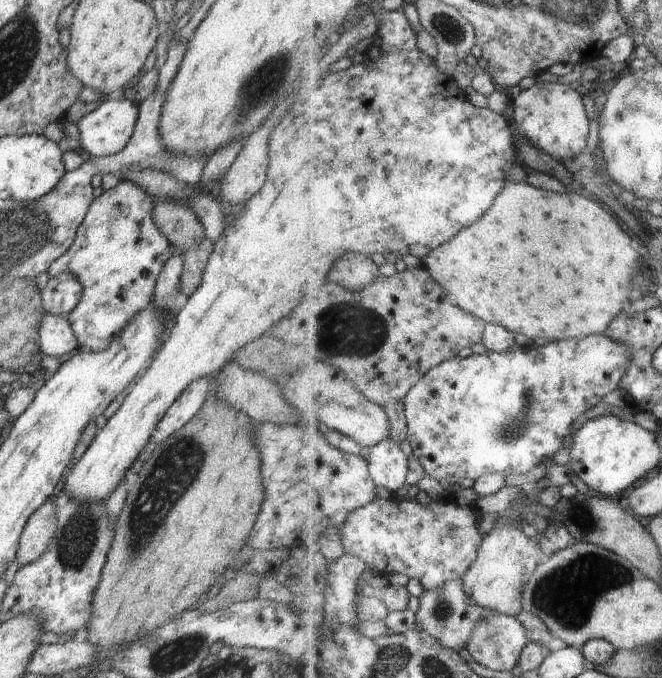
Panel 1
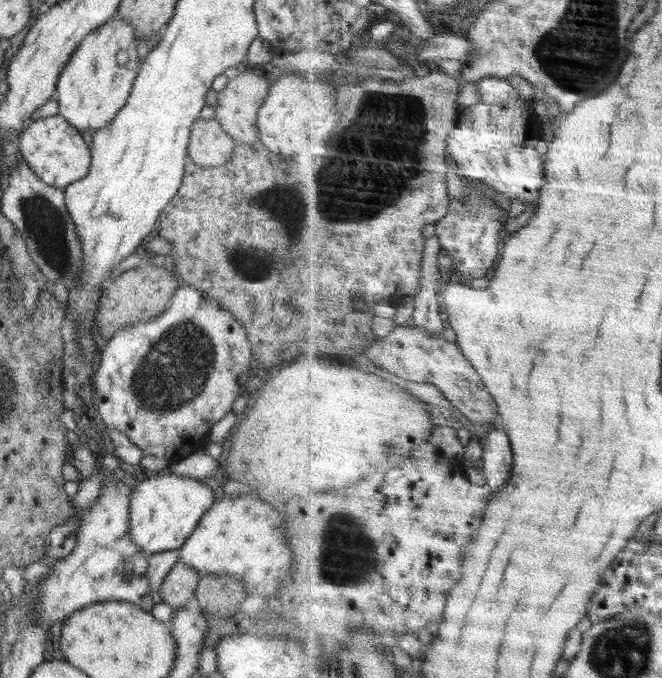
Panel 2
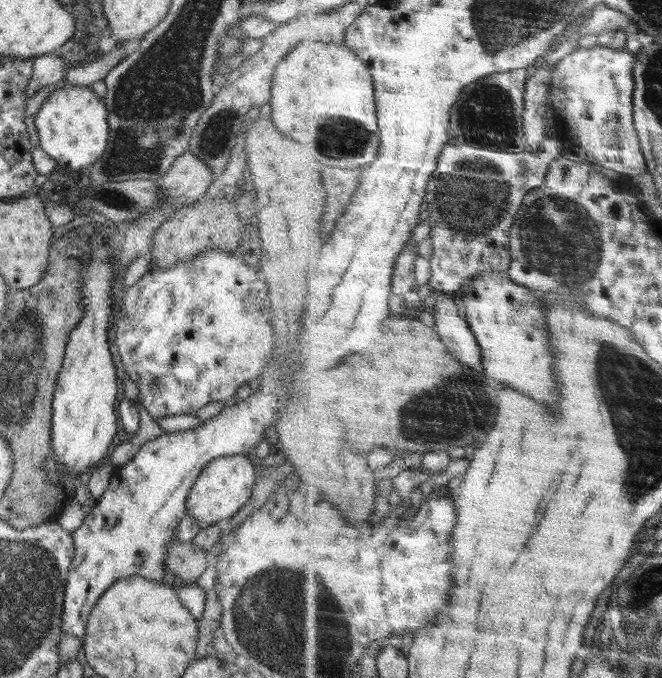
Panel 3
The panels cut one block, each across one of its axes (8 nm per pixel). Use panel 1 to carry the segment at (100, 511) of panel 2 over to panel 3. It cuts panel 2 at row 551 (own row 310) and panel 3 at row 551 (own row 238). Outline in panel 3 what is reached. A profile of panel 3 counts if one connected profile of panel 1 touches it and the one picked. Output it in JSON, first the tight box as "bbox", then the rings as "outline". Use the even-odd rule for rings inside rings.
{"bbox":[61,357,287,638],"outline":[[[270,357],[269,365],[260,377],[260,388],[254,391],[253,394],[248,396],[248,398],[244,400],[240,399],[232,406],[225,406],[217,416],[203,421],[199,427],[177,433],[163,432],[160,436],[158,436],[158,438],[145,442],[140,447],[140,450],[133,456],[133,460],[130,460],[127,464],[116,468],[116,471],[112,472],[110,484],[108,484],[108,488],[105,490],[105,493],[102,494],[97,501],[95,501],[95,505],[91,508],[91,512],[85,513],[83,523],[76,530],[71,532],[75,553],[70,563],[68,580],[66,581],[66,586],[64,589],[63,611],[61,614],[61,632],[63,632],[63,634],[71,634],[72,636],[81,638],[84,636],[87,627],[87,620],[90,616],[91,610],[94,608],[95,602],[99,599],[99,596],[102,596],[102,593],[107,588],[112,586],[112,583],[131,576],[144,577],[148,580],[161,582],[170,578],[165,563],[165,556],[170,543],[174,541],[178,525],[184,518],[185,502],[188,498],[188,493],[190,492],[192,485],[196,482],[200,471],[202,471],[210,462],[212,462],[214,458],[229,457],[238,454],[248,456],[249,453],[253,452],[254,448],[256,449],[260,441],[267,438],[266,432],[269,432],[272,429],[272,424],[275,422],[276,413],[283,405],[283,402],[285,402],[285,394],[287,394],[287,388],[285,387],[285,376],[287,376],[287,372],[280,365],[272,363],[272,358]]]}

